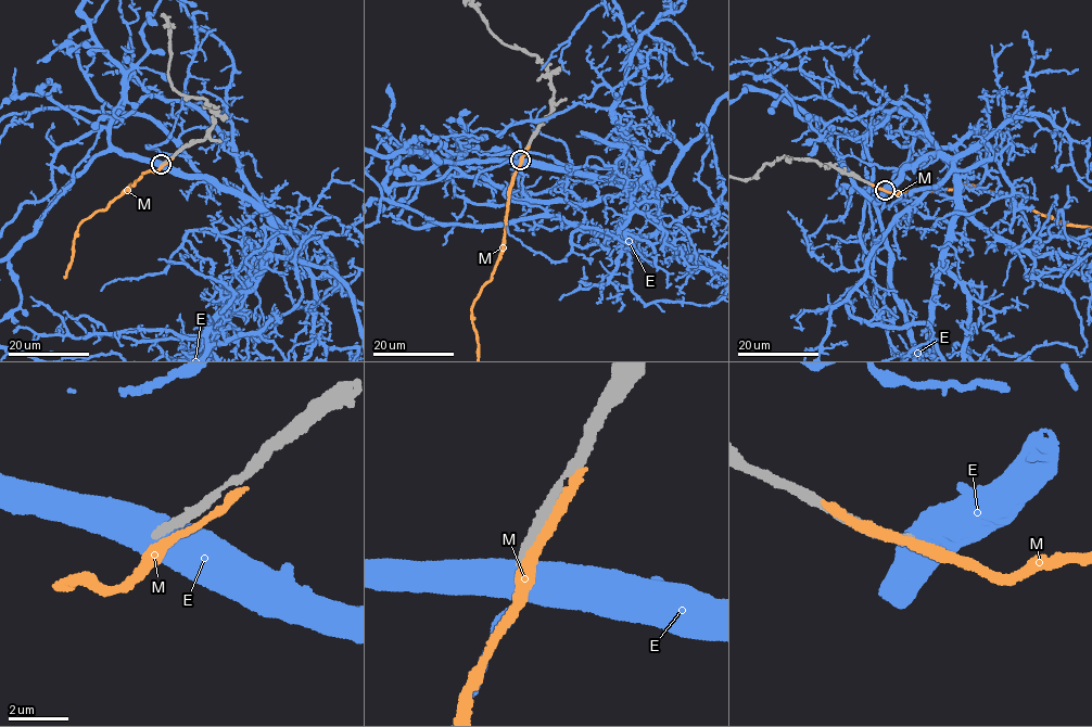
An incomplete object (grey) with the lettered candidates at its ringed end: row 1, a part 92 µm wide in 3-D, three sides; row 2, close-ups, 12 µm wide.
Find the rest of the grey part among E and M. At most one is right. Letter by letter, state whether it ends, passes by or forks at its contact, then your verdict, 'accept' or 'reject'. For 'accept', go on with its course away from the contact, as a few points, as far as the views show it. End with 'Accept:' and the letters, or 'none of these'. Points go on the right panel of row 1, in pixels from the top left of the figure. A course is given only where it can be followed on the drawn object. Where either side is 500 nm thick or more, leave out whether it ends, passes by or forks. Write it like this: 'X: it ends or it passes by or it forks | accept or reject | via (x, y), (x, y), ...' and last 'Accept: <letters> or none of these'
E: reject
M: it passes by | reject
Accept: none of these

